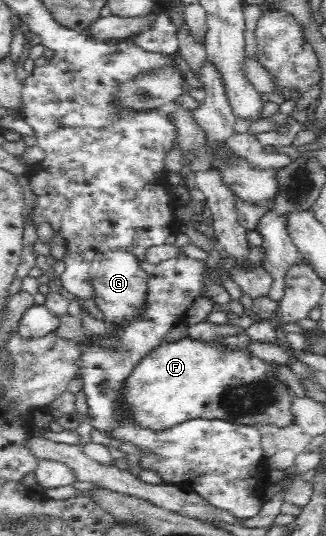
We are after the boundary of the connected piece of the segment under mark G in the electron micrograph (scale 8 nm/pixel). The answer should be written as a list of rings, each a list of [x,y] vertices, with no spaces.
[[[123,246],[97,252],[90,263],[88,271],[94,292],[93,301],[101,311],[102,320],[108,326],[125,327],[133,321],[145,317],[147,309],[147,272],[141,268],[137,256]]]

